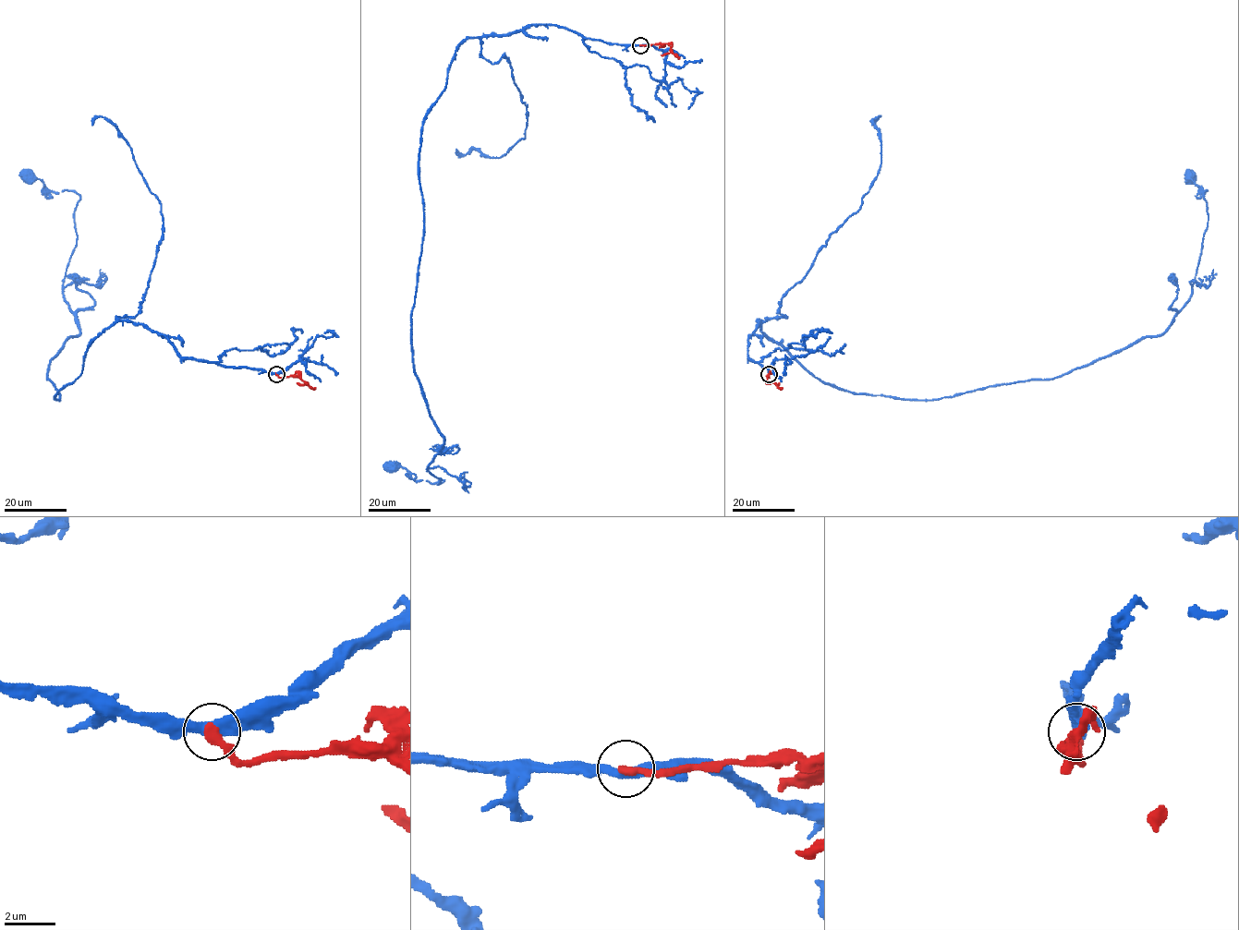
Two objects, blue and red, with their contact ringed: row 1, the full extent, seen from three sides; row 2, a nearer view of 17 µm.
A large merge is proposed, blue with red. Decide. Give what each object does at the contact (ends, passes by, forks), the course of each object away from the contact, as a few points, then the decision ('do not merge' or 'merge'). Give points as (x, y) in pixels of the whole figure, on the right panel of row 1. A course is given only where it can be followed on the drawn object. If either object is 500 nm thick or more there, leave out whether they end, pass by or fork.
blue passes by; red ends there; blue runs (768, 373), (747, 356), (759, 320), (823, 382), (899, 398), (1052, 380), (1155, 337), (1207, 227), (1187, 176); red runs (768, 374), (768, 381), (783, 387); do not merge

